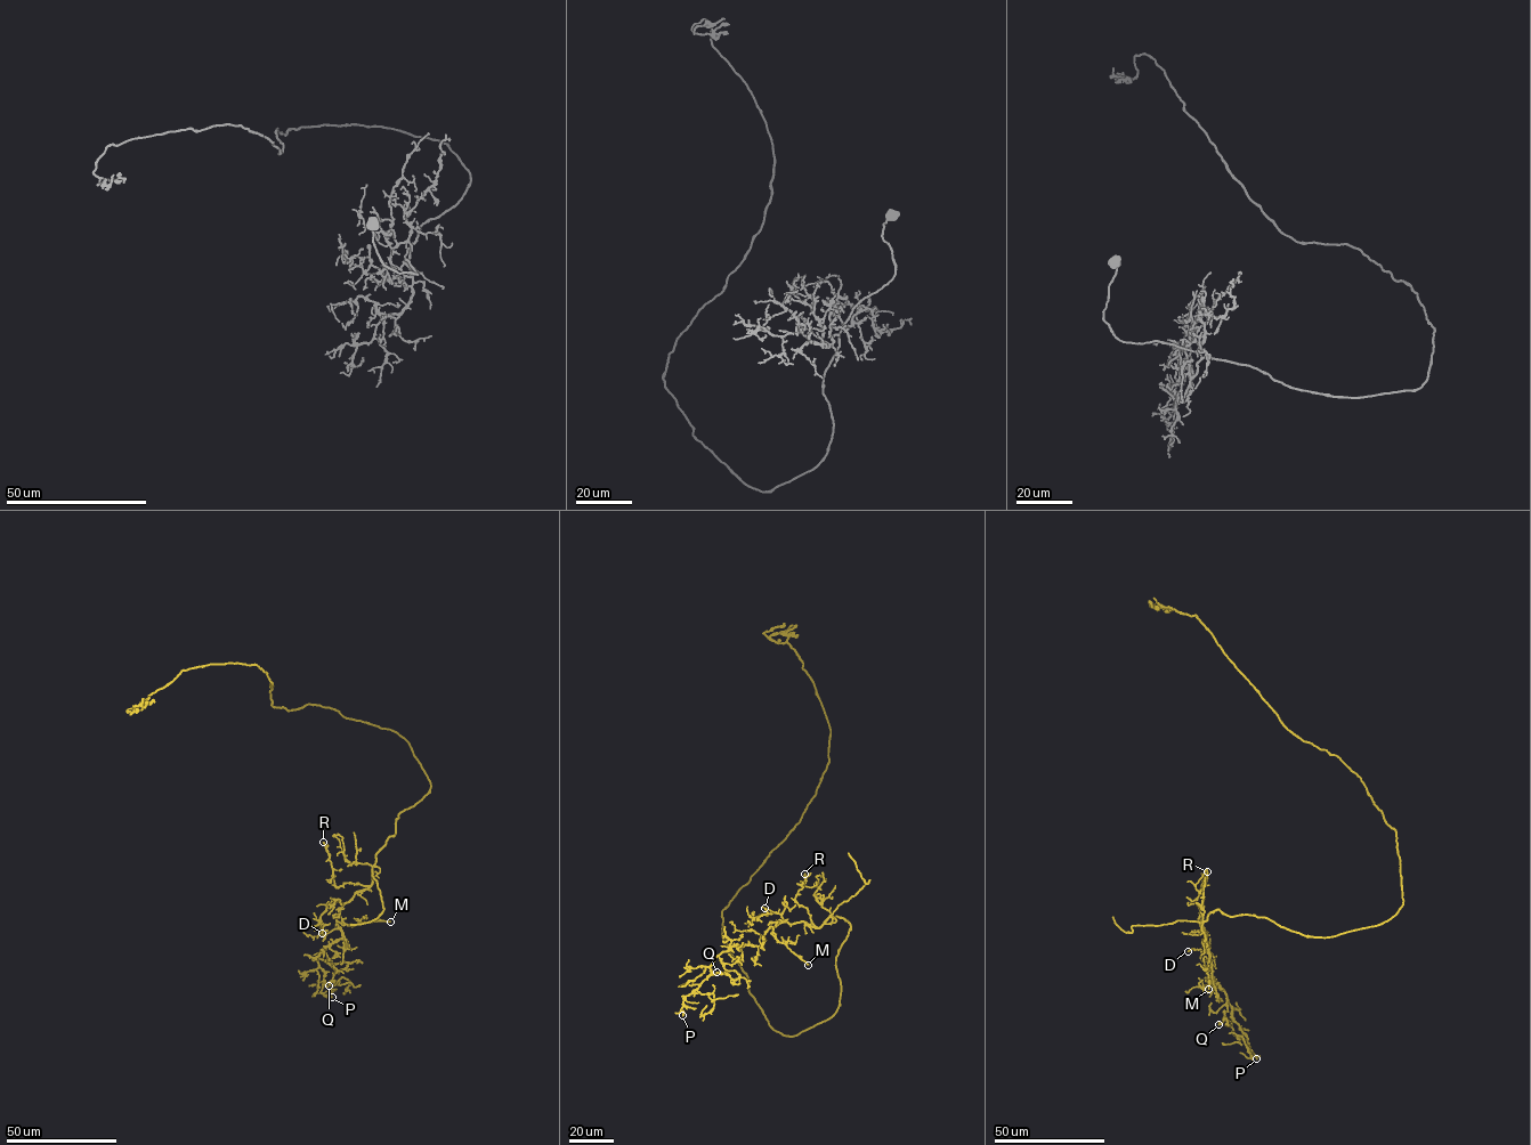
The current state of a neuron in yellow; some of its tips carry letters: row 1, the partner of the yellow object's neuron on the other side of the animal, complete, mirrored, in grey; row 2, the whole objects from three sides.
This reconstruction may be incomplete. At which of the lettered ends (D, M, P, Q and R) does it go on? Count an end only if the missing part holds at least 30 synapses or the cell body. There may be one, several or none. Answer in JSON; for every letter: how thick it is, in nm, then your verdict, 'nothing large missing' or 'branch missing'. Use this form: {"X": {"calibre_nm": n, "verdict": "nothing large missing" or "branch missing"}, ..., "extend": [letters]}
{"D": {"calibre_nm": 130, "verdict": "nothing large missing"}, "M": {"calibre_nm": 120, "verdict": "nothing large missing"}, "P": {"calibre_nm": 150, "verdict": "nothing large missing"}, "Q": {"calibre_nm": 140, "verdict": "nothing large missing"}, "R": {"calibre_nm": 180, "verdict": "nothing large missing"}, "extend": []}

